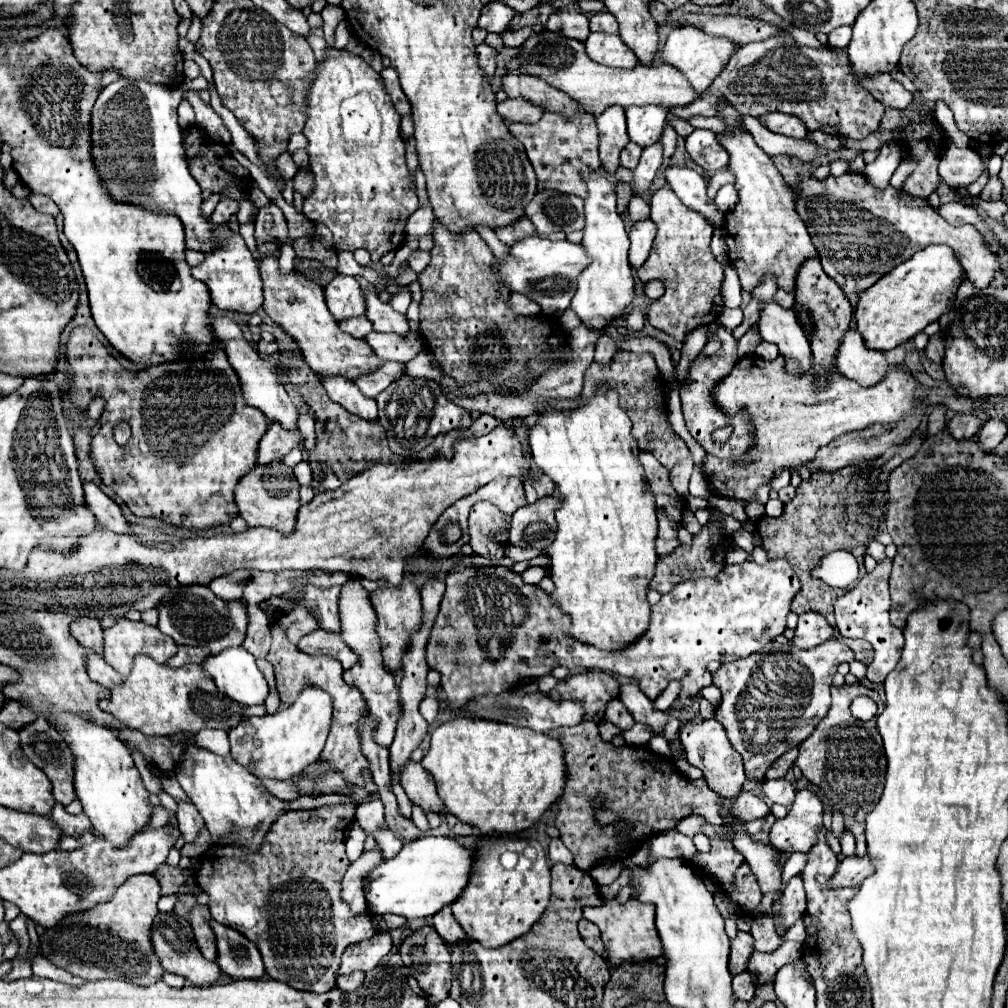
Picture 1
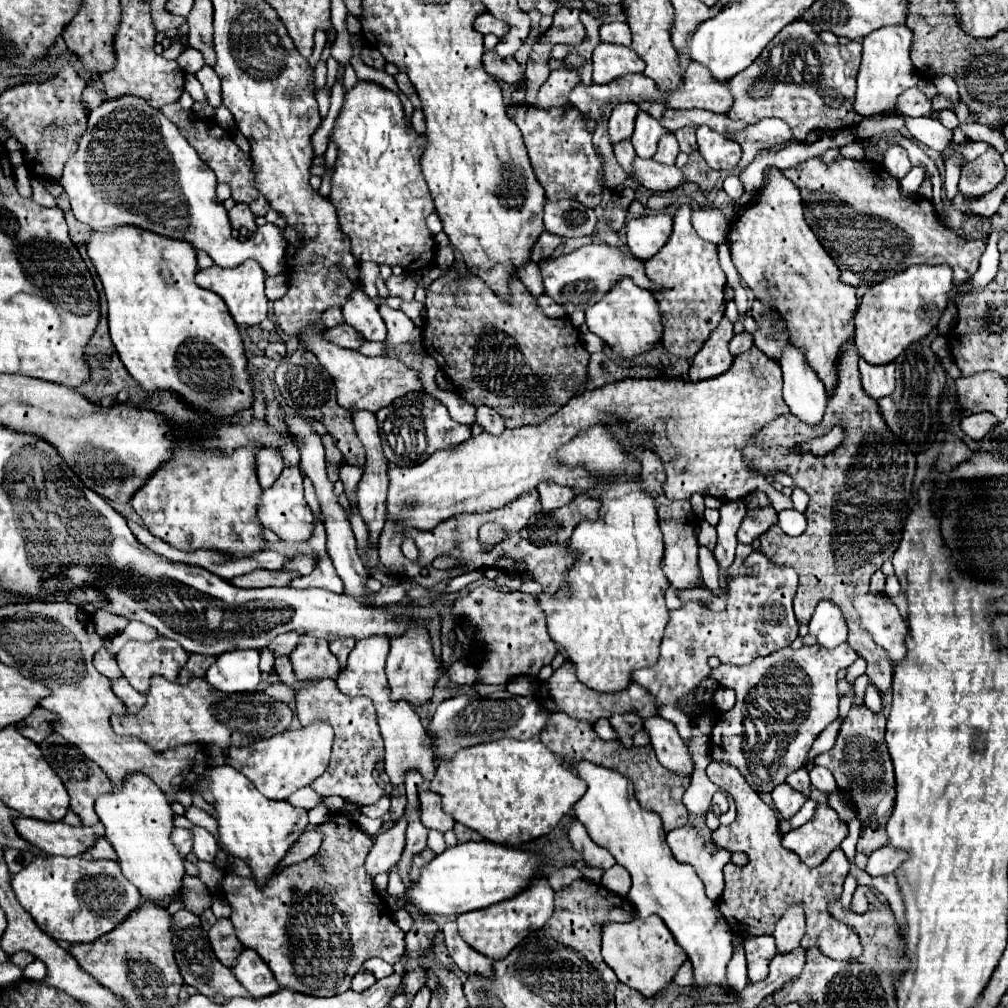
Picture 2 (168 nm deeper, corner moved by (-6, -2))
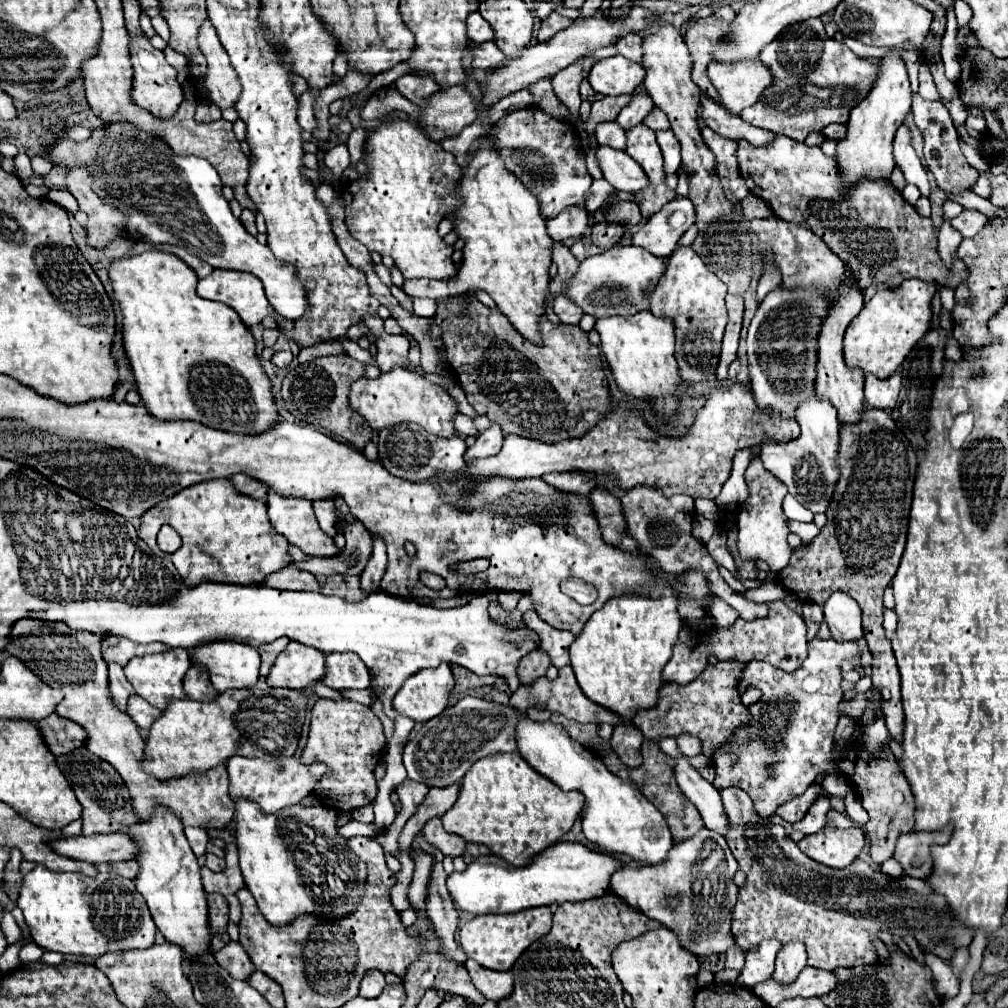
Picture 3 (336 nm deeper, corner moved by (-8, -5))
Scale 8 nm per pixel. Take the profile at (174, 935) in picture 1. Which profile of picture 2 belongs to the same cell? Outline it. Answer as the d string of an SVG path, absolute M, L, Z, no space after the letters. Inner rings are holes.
M186 928L182 932L176 932L174 934L174 946L176 946L176 962L182 970L184 984L194 986L200 994L204 994L206 998L210 998L216 1004L228 1002L236 996L252 998L250 992L236 980L234 972L230 968L226 968L222 962L218 962L218 958L212 952L212 946L210 946L208 932L204 932L202 928Z

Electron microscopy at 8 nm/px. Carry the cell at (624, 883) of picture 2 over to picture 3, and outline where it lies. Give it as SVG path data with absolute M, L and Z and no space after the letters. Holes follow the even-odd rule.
M702 827L696 837L676 843L662 865L650 869L628 867L616 871L612 875L612 891L650 919L668 925L678 935L682 947L686 947L690 953L726 953L726 949L734 943L734 937L730 935L730 909L734 907L738 895L738 887L732 883L736 869L736 859L732 857L724 837L708 827ZM694 883L700 885L698 893L692 889ZM670 895L682 897L680 907L668 907L664 903L664 899Z

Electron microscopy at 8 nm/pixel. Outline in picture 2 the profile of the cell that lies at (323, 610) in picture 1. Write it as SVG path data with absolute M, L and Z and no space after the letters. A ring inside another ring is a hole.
M338 638L338 640L330 642L330 652L338 658L340 668L344 668L344 666L346 666L346 658L348 658L348 654L352 652L354 644L356 644L356 640L354 640L354 638Z

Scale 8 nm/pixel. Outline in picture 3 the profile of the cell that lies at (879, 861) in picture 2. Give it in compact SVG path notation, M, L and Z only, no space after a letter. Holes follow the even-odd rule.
M948 827L948 829L942 829L940 833L906 833L896 843L894 859L902 865L906 875L924 879L932 869L930 845L946 843L950 831L952 829Z

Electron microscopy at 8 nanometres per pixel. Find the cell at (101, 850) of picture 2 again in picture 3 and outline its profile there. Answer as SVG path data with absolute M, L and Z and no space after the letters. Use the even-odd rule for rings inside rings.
M132 859L132 861L120 861L120 863L112 863L110 867L112 867L110 871L120 873L122 877L128 877L128 879L134 879L134 877L136 877L136 873L138 873L138 863L136 863L136 859Z

